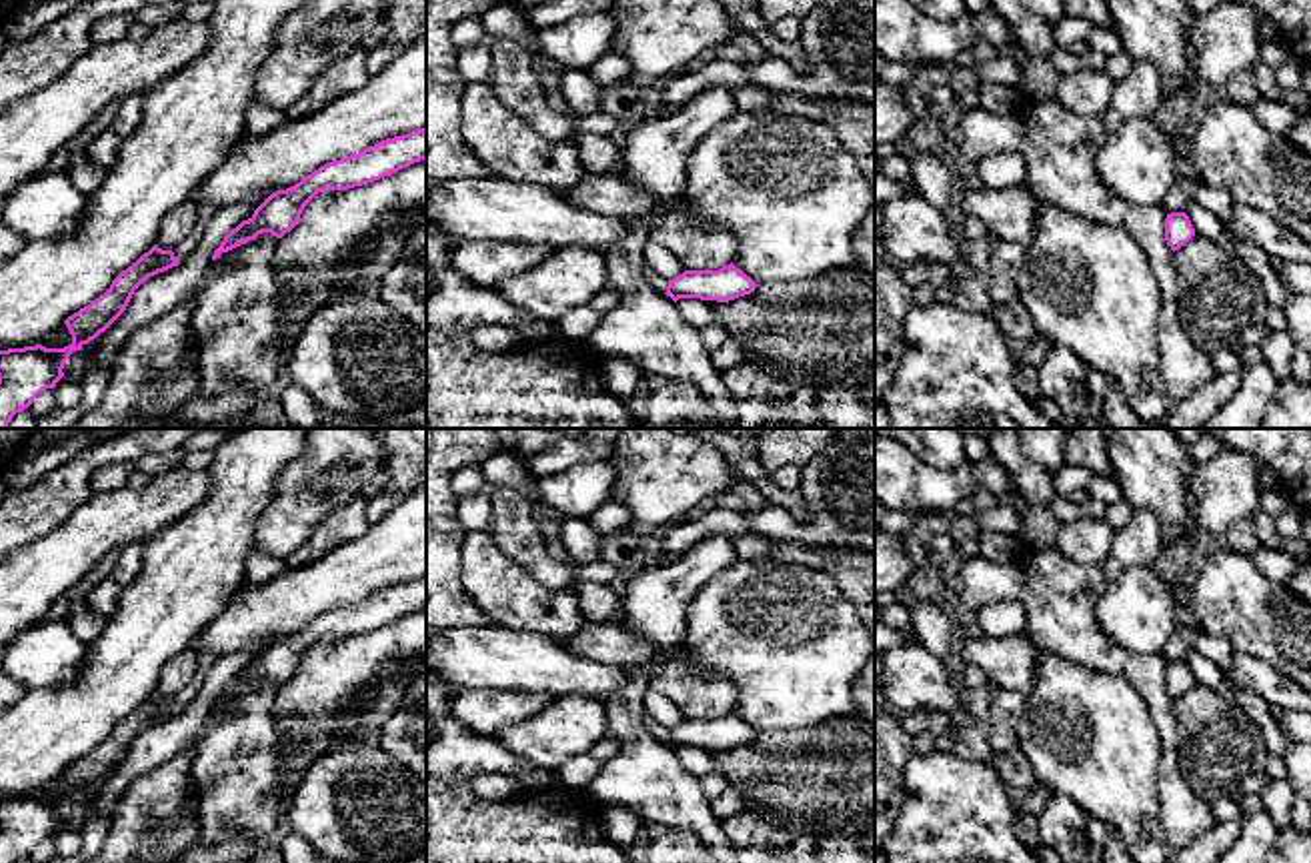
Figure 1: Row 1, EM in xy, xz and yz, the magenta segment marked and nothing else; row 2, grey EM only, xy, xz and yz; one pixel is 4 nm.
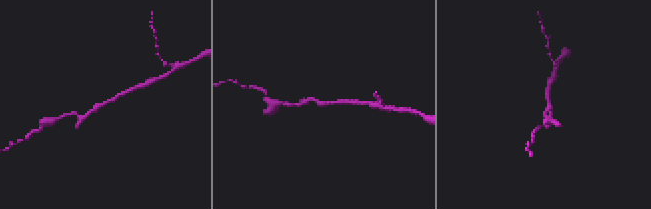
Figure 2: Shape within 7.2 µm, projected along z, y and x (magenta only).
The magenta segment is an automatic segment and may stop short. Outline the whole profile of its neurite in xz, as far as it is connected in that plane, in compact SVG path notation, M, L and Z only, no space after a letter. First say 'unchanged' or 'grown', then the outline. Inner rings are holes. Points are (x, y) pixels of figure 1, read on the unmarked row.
unchanged | M733 711L719 719L685 719L669 729L667 745L729 751L755 741L759 733Z

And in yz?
unchanged | M1171 661L1165 667L1165 689L1171 699L1179 699L1195 685L1195 677L1185 661Z

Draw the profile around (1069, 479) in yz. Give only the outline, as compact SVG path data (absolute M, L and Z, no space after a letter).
M1065 463L1057 473L1051 475L1053 487L1061 497L1085 491L1093 477L1093 471L1069 463Z

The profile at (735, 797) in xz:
M729 783L729 787L711 803L719 821L739 815L753 797L755 789L745 783Z

